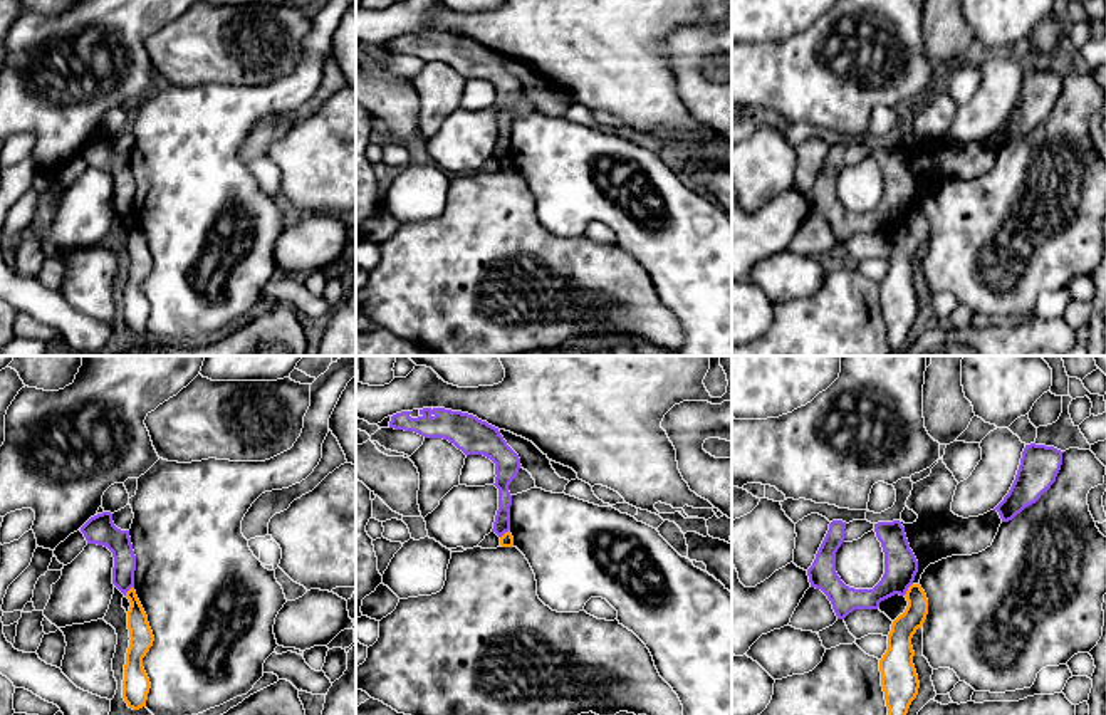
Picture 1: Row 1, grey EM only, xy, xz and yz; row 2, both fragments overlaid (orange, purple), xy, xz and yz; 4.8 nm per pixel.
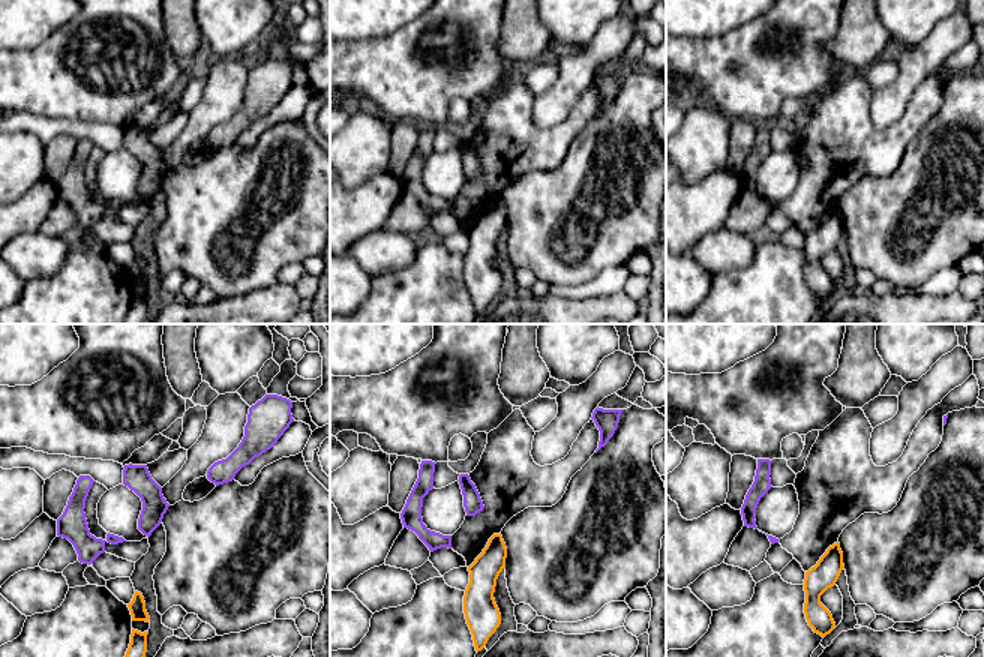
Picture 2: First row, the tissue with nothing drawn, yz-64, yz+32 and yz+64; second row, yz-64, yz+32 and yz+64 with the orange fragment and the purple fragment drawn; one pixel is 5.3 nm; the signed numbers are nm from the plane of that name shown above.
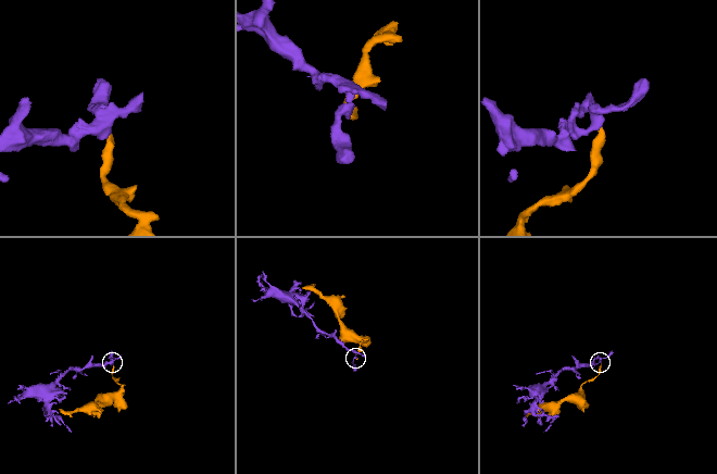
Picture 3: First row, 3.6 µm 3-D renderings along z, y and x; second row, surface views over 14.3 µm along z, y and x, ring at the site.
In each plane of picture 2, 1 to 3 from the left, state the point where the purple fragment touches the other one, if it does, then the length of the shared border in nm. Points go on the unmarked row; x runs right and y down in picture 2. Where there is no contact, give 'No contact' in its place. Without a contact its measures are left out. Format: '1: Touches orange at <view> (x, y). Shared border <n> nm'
1: No contact
2: No contact
3: No contact

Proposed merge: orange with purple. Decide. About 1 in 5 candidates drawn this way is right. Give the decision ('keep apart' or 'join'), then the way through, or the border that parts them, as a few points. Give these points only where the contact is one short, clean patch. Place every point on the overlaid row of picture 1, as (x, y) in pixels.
keep apart | along yz (912, 583), (903, 594)

